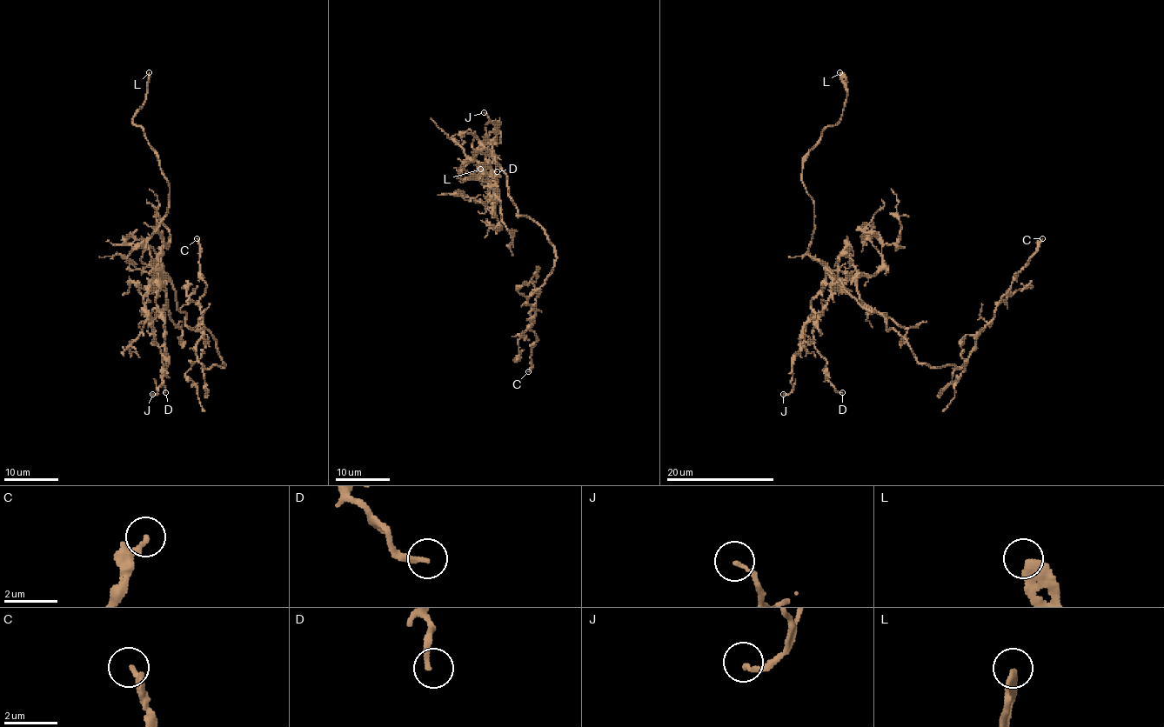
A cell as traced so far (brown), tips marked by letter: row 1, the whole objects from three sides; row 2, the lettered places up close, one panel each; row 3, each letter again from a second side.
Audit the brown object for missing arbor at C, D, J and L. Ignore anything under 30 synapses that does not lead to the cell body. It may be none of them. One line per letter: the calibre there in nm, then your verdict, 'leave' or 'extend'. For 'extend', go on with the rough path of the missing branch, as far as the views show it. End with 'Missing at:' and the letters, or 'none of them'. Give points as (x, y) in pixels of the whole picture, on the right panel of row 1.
C: calibre 240 nm; leave
D: calibre 200 nm; leave
J: calibre 150 nm; leave
L: calibre 360 nm; extend
Missing at: L

